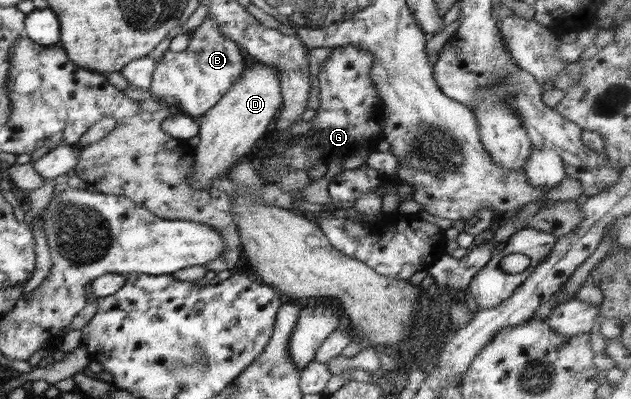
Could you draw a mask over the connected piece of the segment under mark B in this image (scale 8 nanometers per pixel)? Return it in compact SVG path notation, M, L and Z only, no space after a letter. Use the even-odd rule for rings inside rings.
M206 17L189 35L189 46L185 50L167 50L156 63L149 91L159 97L172 95L182 112L199 119L229 91L229 87L243 75L251 60L235 40L225 38L219 24L211 18Z

